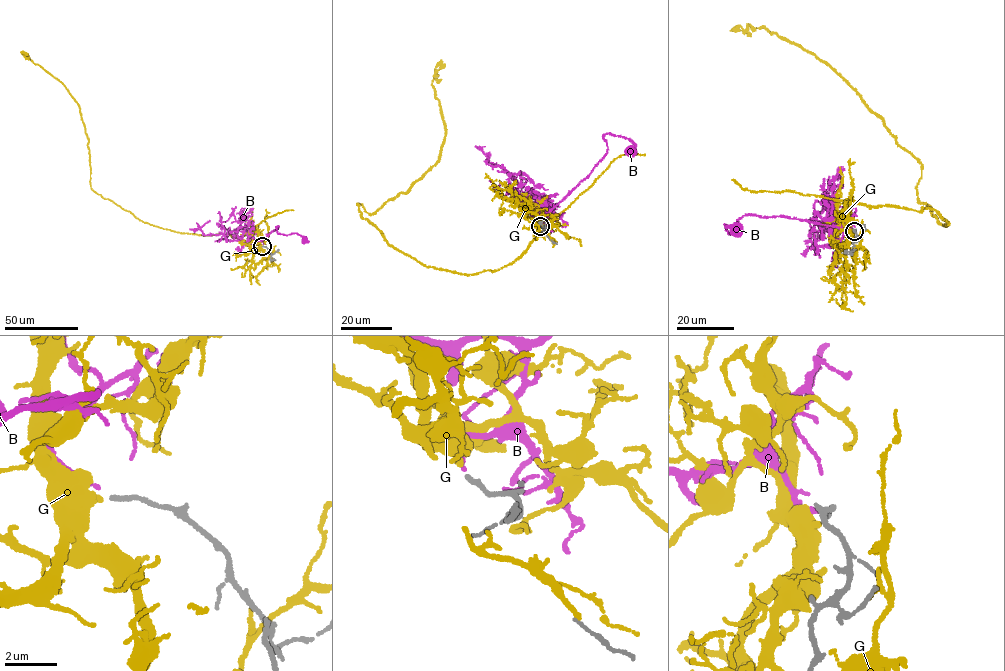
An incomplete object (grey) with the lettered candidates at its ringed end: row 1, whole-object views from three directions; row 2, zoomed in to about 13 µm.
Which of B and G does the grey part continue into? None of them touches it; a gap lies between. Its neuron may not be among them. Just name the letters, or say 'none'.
none

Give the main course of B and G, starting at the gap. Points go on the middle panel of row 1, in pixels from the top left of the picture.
B: (540, 225), (547, 213), (588, 176), (606, 153), (604, 134), (630, 139), (635, 145), (630, 149)
G: (540, 225), (511, 263), (465, 275), (362, 217), (357, 204), (371, 215), (438, 160), (441, 60)

